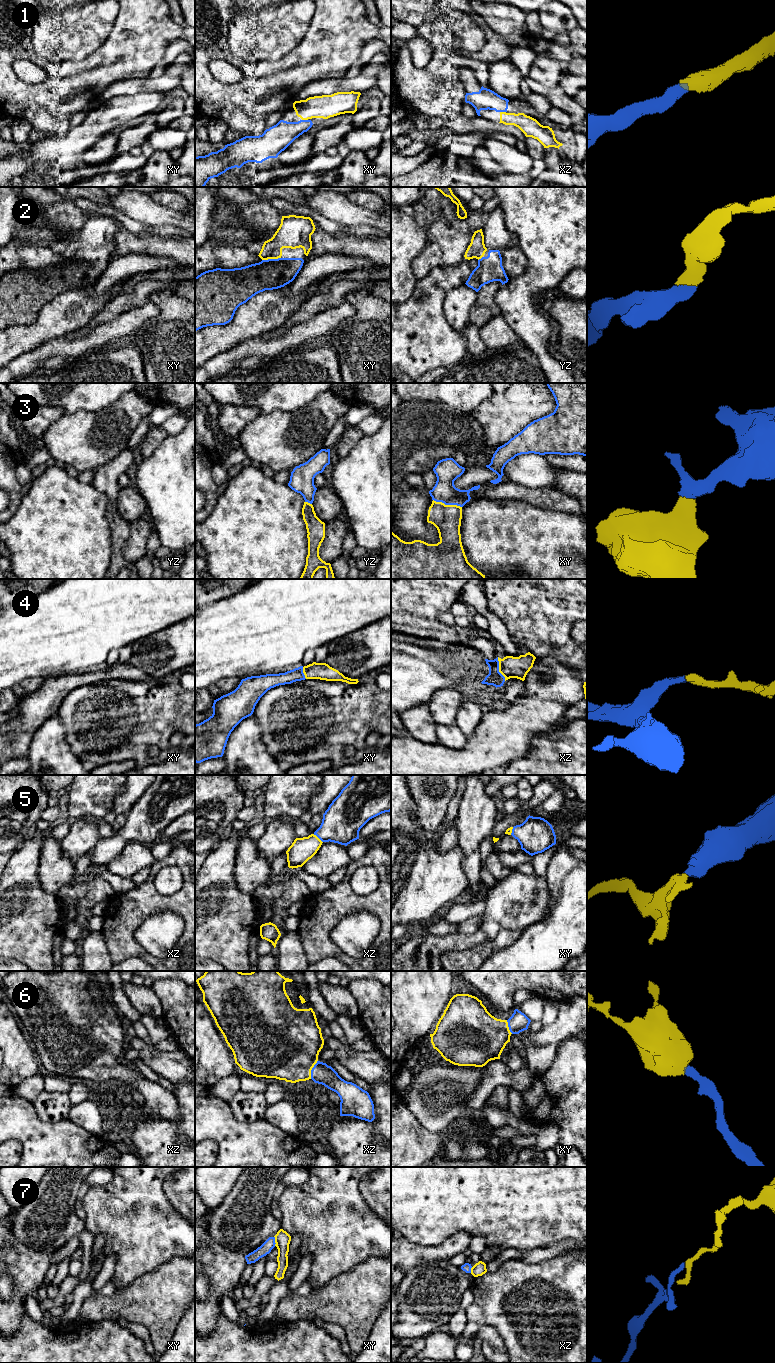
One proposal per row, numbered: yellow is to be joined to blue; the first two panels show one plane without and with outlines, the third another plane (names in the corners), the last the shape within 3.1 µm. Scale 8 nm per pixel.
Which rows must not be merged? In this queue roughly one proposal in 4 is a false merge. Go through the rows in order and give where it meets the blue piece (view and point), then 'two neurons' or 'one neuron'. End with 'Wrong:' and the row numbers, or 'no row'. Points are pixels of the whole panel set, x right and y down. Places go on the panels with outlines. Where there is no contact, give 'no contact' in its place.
1: xy (305, 120) | one neuron
2: xy (271, 259) | one neuron
3: xy (447, 504) | one neuron
4: xz (498, 669) | one neuron
5: xz (318, 837) | one neuron
6: xz (312, 1069) | one neuron
7: xy (274, 1241) | two neurons
Wrong: 7

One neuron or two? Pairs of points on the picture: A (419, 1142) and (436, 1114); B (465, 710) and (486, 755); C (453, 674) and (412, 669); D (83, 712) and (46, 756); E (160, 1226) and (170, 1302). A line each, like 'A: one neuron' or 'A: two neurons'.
A: two neurons
B: two neurons
C: one neuron
D: two neurons
E: two neurons

